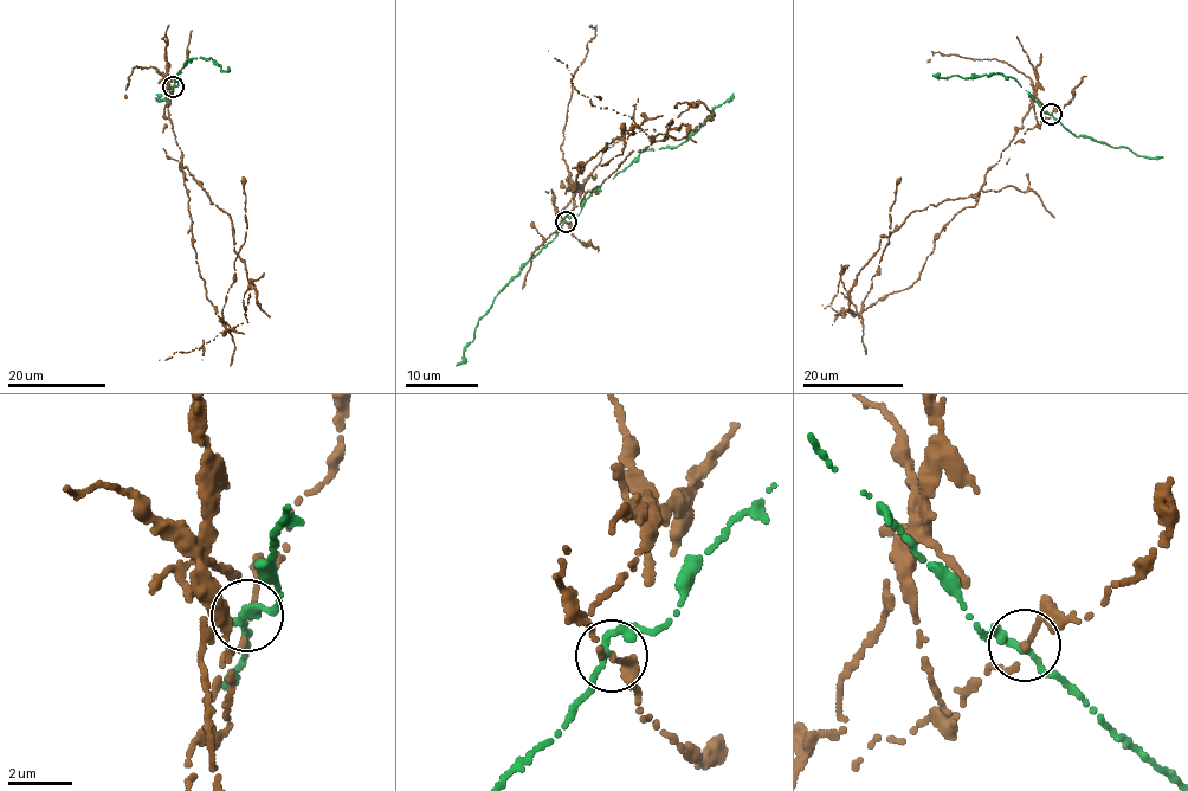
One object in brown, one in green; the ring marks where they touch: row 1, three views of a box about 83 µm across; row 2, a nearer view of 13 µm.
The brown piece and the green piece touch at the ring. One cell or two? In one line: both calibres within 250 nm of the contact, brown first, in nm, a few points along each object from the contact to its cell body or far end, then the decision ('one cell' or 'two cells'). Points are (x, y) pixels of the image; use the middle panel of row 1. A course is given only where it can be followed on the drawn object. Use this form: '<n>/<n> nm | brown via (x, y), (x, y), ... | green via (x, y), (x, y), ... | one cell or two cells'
220/200 nm | brown via (565, 223), (579, 165), (625, 130), (650, 137), (671, 123), (561, 222), (522, 288) | green via (565, 220), (578, 214), (592, 192), (645, 149), (682, 143), (712, 108), (733, 94) | two cells

